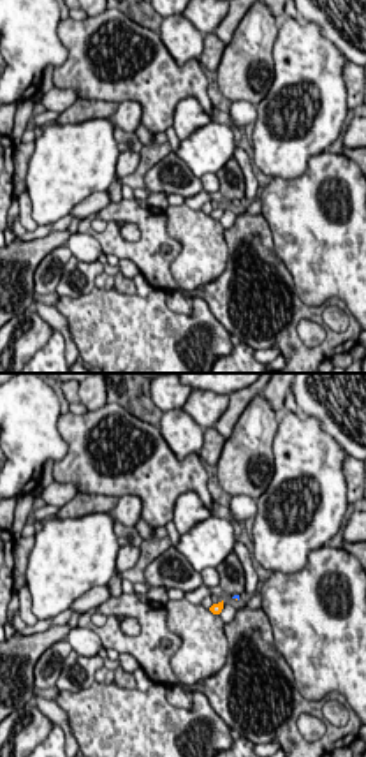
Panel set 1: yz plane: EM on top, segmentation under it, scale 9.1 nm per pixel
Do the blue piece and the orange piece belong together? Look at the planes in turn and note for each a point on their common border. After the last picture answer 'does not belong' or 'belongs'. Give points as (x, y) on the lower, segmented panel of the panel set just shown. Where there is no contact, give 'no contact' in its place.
no contact

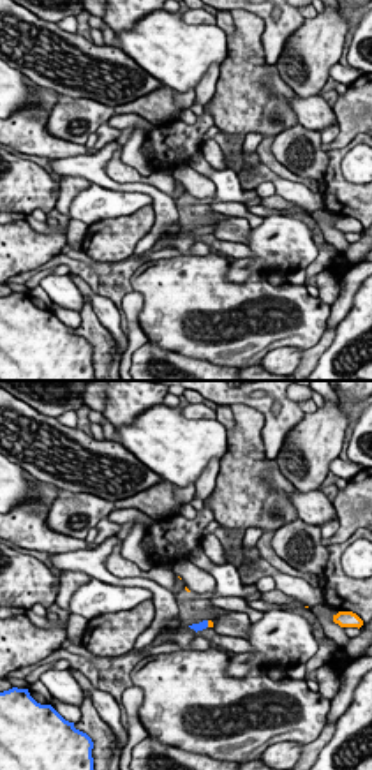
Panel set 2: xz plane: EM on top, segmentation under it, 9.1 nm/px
meets blue at (207, 624)

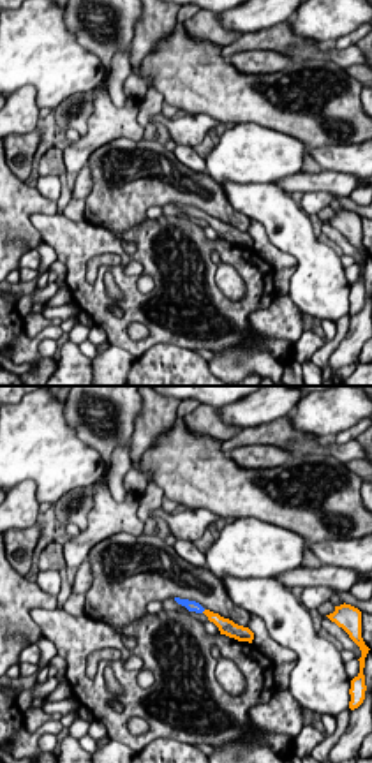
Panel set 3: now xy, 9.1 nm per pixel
no contact

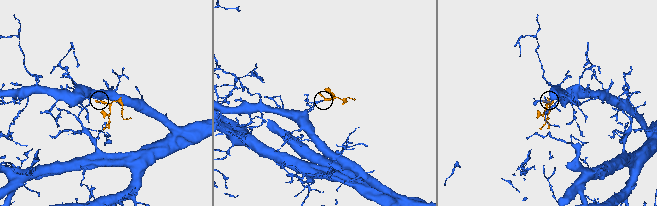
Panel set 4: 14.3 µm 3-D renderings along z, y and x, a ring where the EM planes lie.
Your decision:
belongs

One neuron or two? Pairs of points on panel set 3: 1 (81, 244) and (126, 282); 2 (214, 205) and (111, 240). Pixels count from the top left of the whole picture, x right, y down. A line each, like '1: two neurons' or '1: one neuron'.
1: one neuron
2: two neurons

